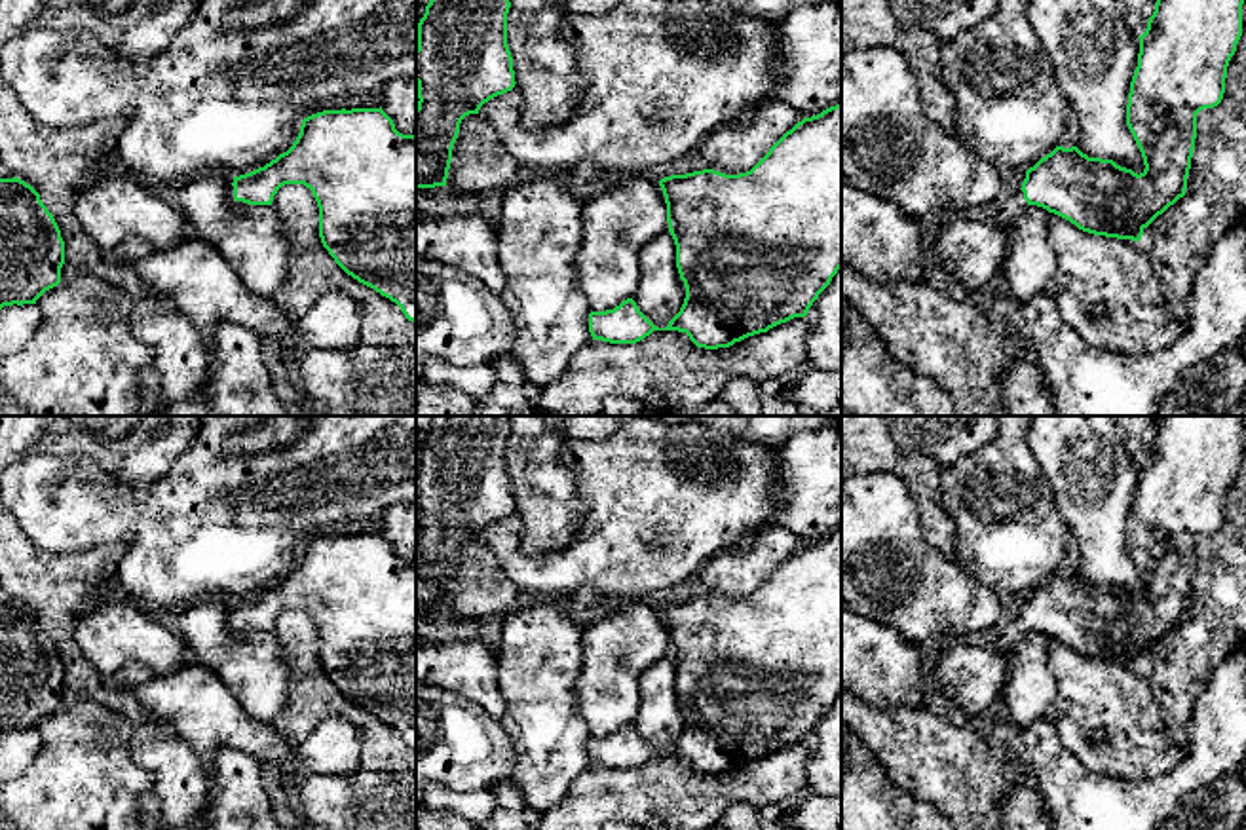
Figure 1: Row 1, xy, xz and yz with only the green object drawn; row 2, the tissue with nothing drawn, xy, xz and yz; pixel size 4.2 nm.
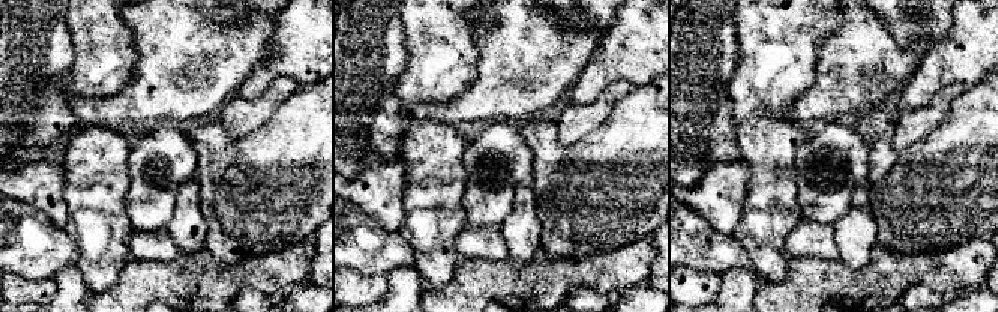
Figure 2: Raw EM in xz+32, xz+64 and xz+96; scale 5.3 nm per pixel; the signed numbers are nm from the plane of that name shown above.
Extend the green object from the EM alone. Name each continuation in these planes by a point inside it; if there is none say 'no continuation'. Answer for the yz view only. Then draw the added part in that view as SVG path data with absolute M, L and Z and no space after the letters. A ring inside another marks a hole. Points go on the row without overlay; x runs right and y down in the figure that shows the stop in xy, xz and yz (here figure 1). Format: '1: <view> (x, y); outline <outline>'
1: yz (971, 679); outline M1022 615L1007 617L988 646L950 640L933 661L940 703L950 718L980 714L1001 699L1009 680L1009 653L1026 636Z

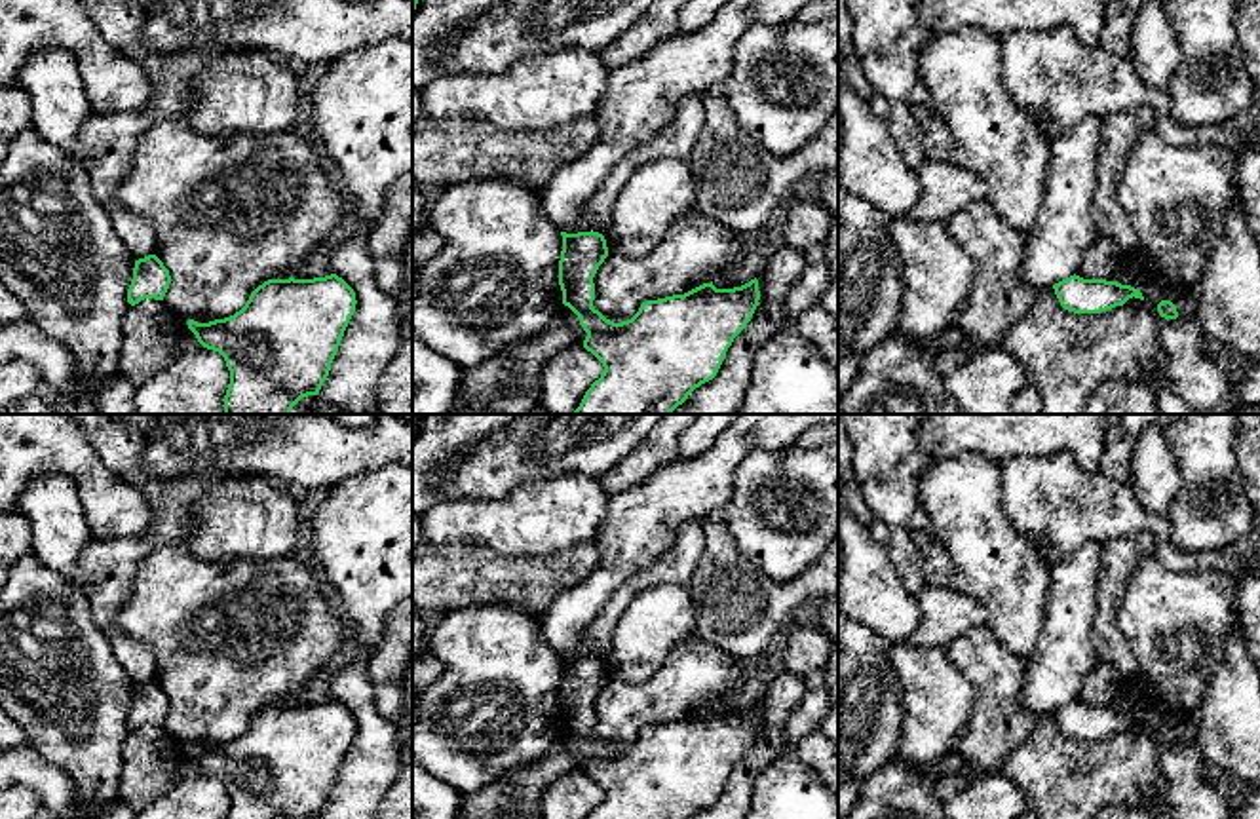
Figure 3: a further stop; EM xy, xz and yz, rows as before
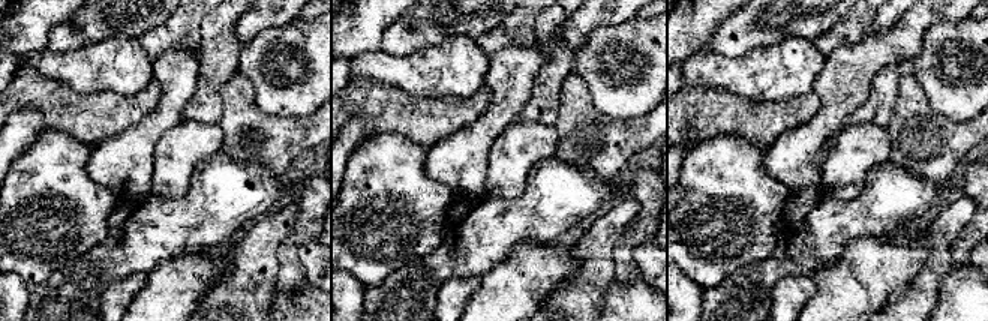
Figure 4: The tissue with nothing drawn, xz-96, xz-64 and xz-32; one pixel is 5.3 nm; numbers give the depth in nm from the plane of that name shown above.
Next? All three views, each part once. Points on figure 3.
no continuation

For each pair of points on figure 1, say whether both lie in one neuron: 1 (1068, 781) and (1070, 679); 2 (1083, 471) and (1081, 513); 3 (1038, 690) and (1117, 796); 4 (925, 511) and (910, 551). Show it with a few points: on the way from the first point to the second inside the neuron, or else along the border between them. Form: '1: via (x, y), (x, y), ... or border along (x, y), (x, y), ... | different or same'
1: border along (1043, 716), (1089, 770), (1106, 775) | different
2: via (1083, 481), (1083, 504) | same
3: border along (1043, 715), (1020, 730) | different
4: border along (905, 481), (916, 508), (920, 532), (948, 559) | different

